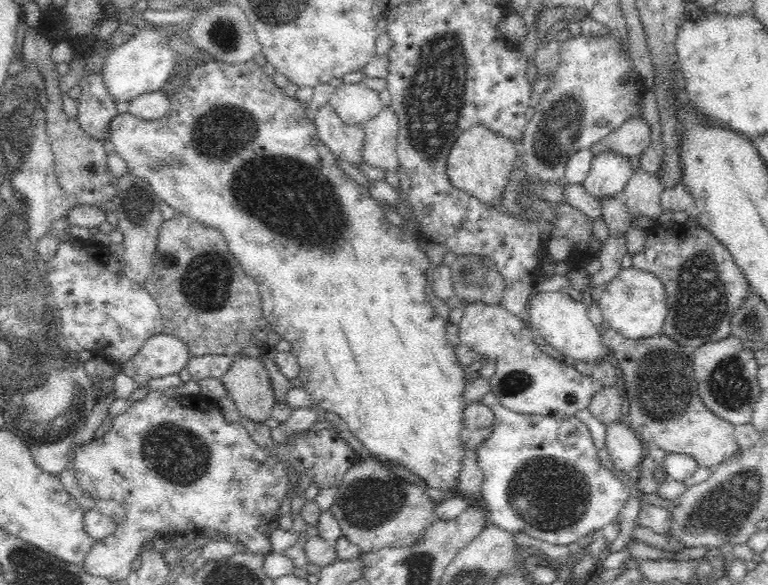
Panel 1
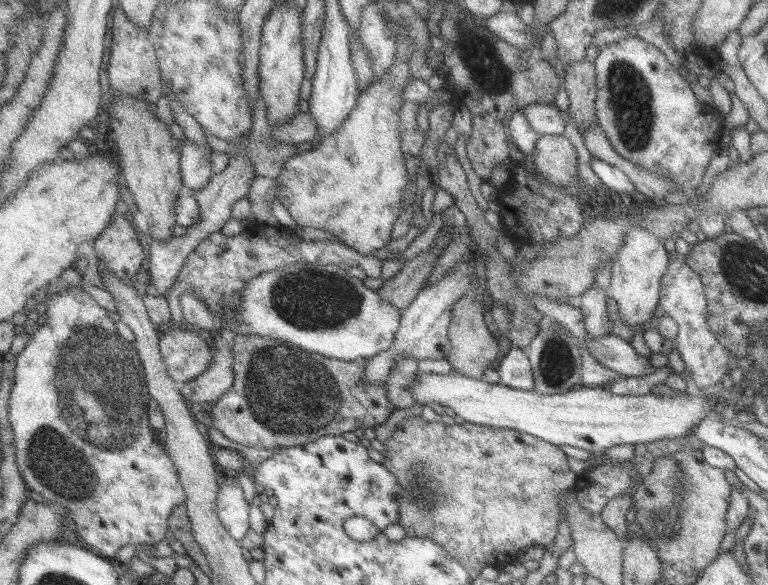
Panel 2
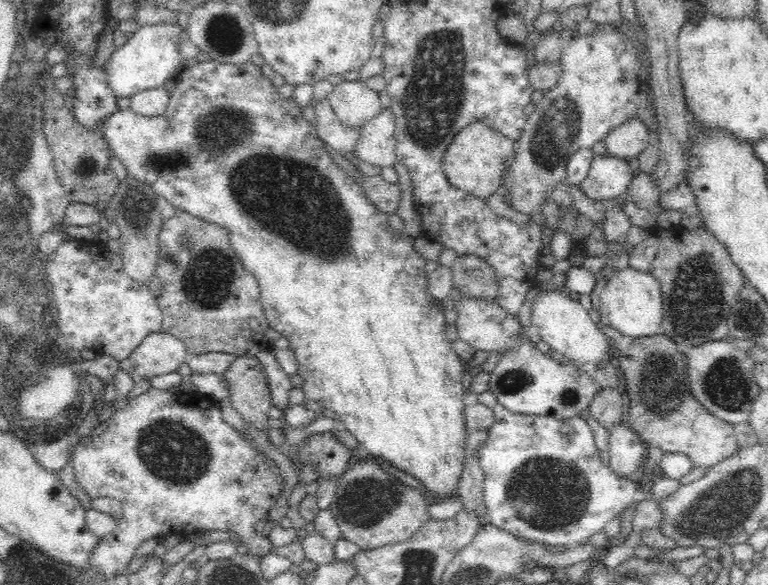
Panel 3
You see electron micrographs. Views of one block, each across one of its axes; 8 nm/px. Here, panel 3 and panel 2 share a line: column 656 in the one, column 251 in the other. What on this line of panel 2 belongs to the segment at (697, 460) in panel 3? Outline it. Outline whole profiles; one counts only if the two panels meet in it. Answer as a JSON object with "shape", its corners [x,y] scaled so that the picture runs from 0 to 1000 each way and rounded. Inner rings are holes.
{"shape":[[[310,571],[305,579],[305,588],[301,591],[302,615],[305,615],[303,634],[305,634],[305,653],[299,662],[299,667],[290,674],[283,685],[280,685],[275,694],[270,696],[267,703],[271,706],[276,718],[276,730],[281,735],[286,735],[297,752],[301,752],[306,768],[313,768],[319,762],[339,764],[345,768],[363,768],[375,766],[383,762],[396,761],[400,756],[409,754],[417,745],[443,745],[454,738],[458,742],[461,735],[466,732],[484,732],[492,725],[500,725],[505,718],[505,711],[513,704],[517,697],[510,691],[510,685],[504,679],[504,660],[503,653],[484,656],[473,655],[470,646],[473,646],[473,629],[475,629],[474,621],[456,621],[448,615],[423,612],[422,609],[410,607],[409,603],[393,598],[393,595],[384,593],[367,581],[359,581],[357,578],[345,578],[333,573],[315,573]]]}

